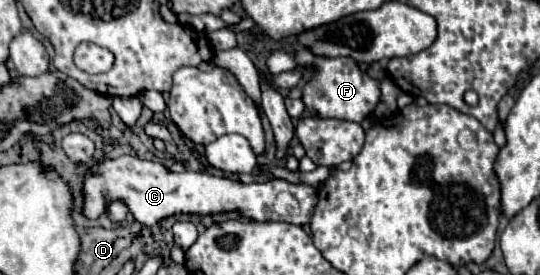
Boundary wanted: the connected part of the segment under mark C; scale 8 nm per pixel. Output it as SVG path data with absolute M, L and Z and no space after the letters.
M118 156L114 160L102 158L86 170L82 214L88 220L96 220L114 200L124 202L134 220L144 226L154 226L176 214L210 216L226 212L238 212L254 222L288 222L296 226L306 226L310 224L310 216L314 214L314 204L318 204L318 194L308 184L292 184L282 178L246 184L236 178L190 170L176 174L160 162L140 160L136 156Z

